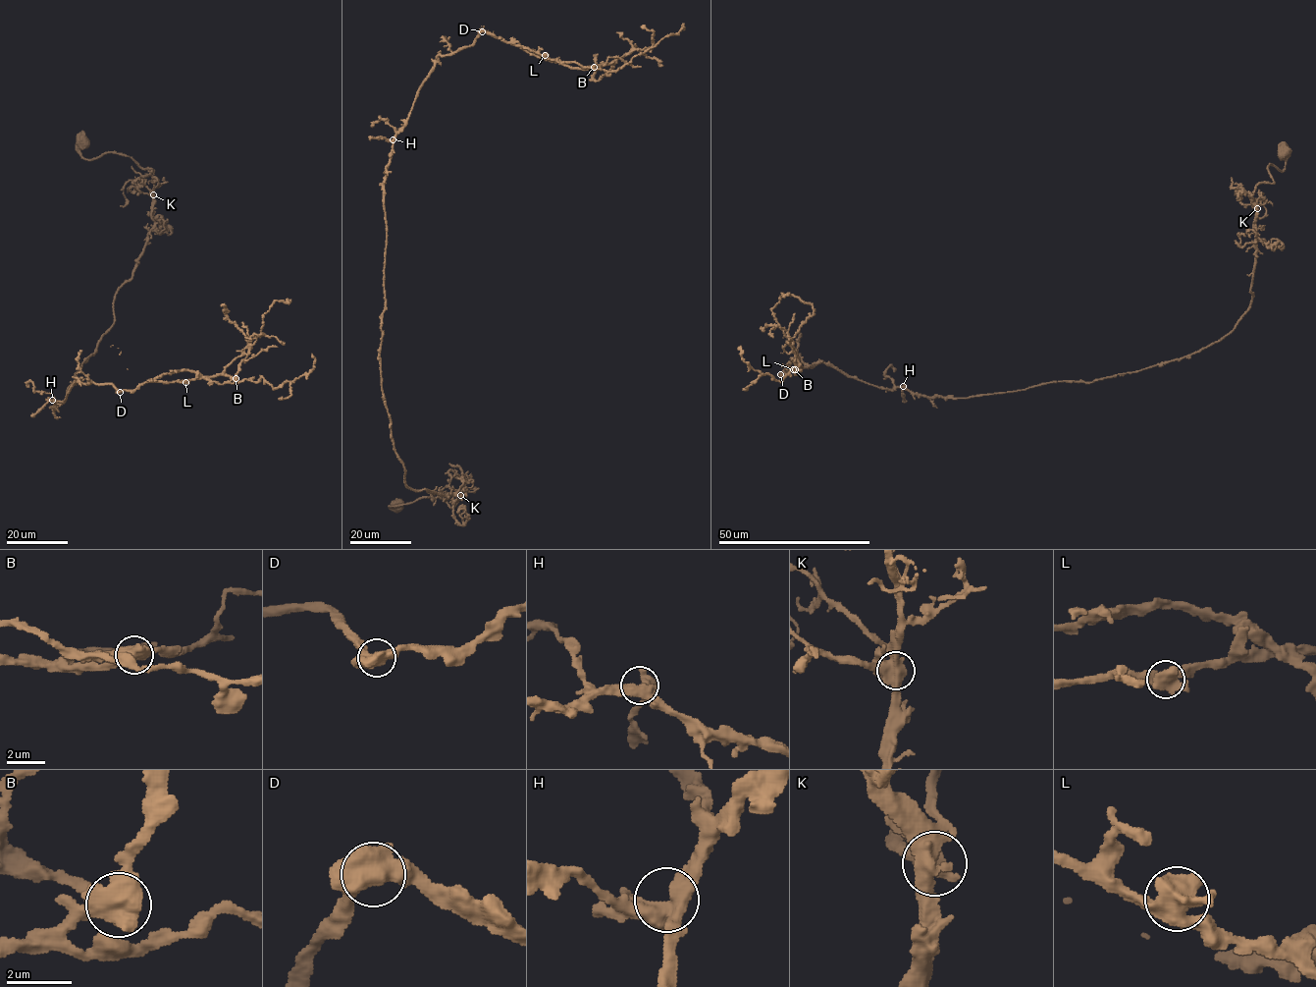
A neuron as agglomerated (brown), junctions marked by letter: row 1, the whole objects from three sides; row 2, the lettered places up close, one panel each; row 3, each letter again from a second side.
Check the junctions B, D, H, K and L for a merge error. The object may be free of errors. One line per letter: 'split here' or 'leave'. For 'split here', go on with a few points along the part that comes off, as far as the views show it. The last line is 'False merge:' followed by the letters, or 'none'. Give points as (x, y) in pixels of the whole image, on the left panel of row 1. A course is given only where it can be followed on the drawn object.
B: split here; foreign part runs (236, 378), (216, 374), (186, 381), (155, 381), (127, 369), (118, 348), (111, 347)
D: leave
H: leave
K: leave
L: leave
False merge: B

